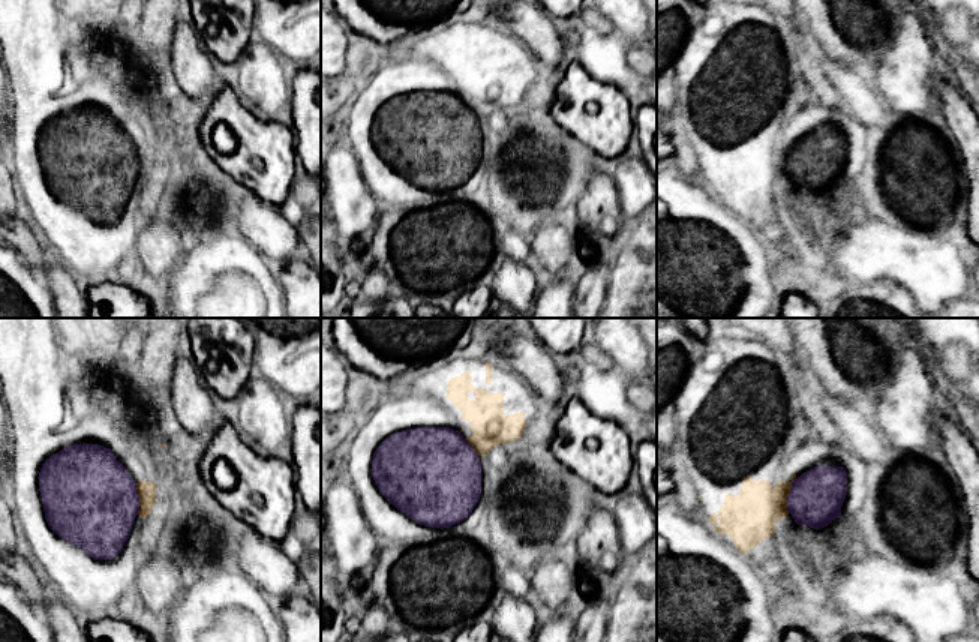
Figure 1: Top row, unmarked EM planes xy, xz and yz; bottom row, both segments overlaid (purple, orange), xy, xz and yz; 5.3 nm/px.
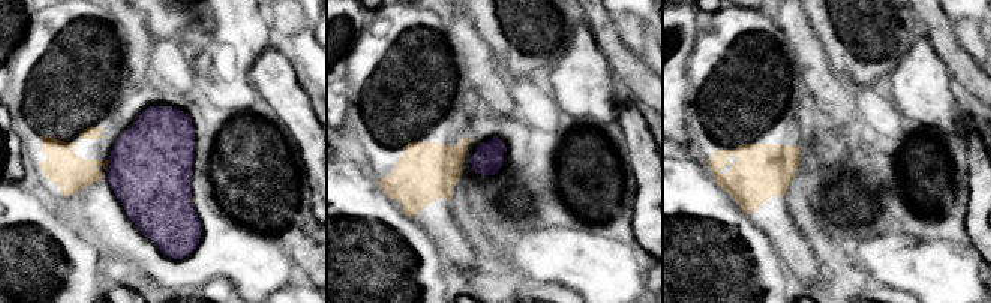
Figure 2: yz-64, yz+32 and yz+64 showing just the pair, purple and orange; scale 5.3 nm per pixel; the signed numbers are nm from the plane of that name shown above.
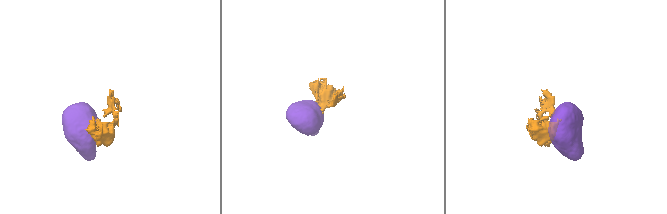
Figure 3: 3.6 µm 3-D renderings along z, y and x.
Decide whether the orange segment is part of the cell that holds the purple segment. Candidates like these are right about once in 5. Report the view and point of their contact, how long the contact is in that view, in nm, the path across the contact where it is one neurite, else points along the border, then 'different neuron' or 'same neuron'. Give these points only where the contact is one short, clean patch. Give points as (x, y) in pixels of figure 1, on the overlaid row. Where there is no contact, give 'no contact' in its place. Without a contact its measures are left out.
contact yz (789, 495); length 200 nm; border yz (795, 477), (787, 497), (787, 512); different neuron

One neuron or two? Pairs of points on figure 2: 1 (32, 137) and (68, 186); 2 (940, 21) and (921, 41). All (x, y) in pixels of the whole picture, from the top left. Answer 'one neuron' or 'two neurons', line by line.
1: one neuron
2: two neurons

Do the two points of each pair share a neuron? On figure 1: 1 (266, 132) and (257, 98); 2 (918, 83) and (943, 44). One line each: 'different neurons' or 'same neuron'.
1: different neurons
2: different neurons

